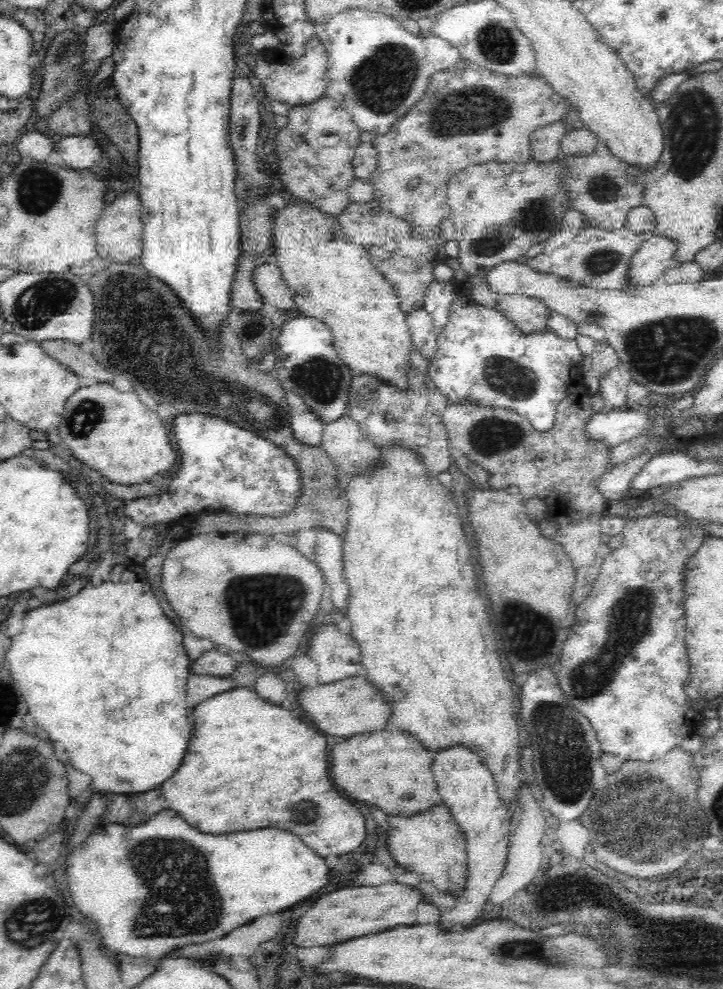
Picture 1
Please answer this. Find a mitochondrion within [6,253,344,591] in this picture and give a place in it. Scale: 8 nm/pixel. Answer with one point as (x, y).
(48, 296)

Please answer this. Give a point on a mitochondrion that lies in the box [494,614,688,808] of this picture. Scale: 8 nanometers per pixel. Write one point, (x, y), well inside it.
(545, 636)

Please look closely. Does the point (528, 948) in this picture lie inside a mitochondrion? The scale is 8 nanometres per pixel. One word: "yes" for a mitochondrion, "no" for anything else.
yes

